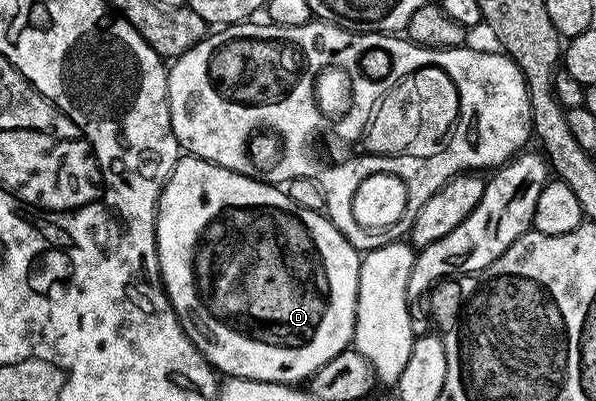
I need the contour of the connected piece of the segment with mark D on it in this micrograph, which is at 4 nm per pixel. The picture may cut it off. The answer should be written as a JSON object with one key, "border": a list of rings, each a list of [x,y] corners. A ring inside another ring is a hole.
{"border":[[[184,154],[176,161],[175,168],[159,195],[159,209],[155,216],[155,244],[159,254],[159,273],[163,277],[163,289],[167,293],[167,299],[171,302],[184,333],[216,372],[236,379],[299,385],[302,384],[302,379],[310,380],[330,359],[337,357],[337,353],[352,346],[361,255],[326,216],[303,209],[302,205],[294,203],[283,189],[282,186],[265,183],[262,179],[253,179],[250,175],[240,175],[238,171],[230,171],[195,155]]]}

